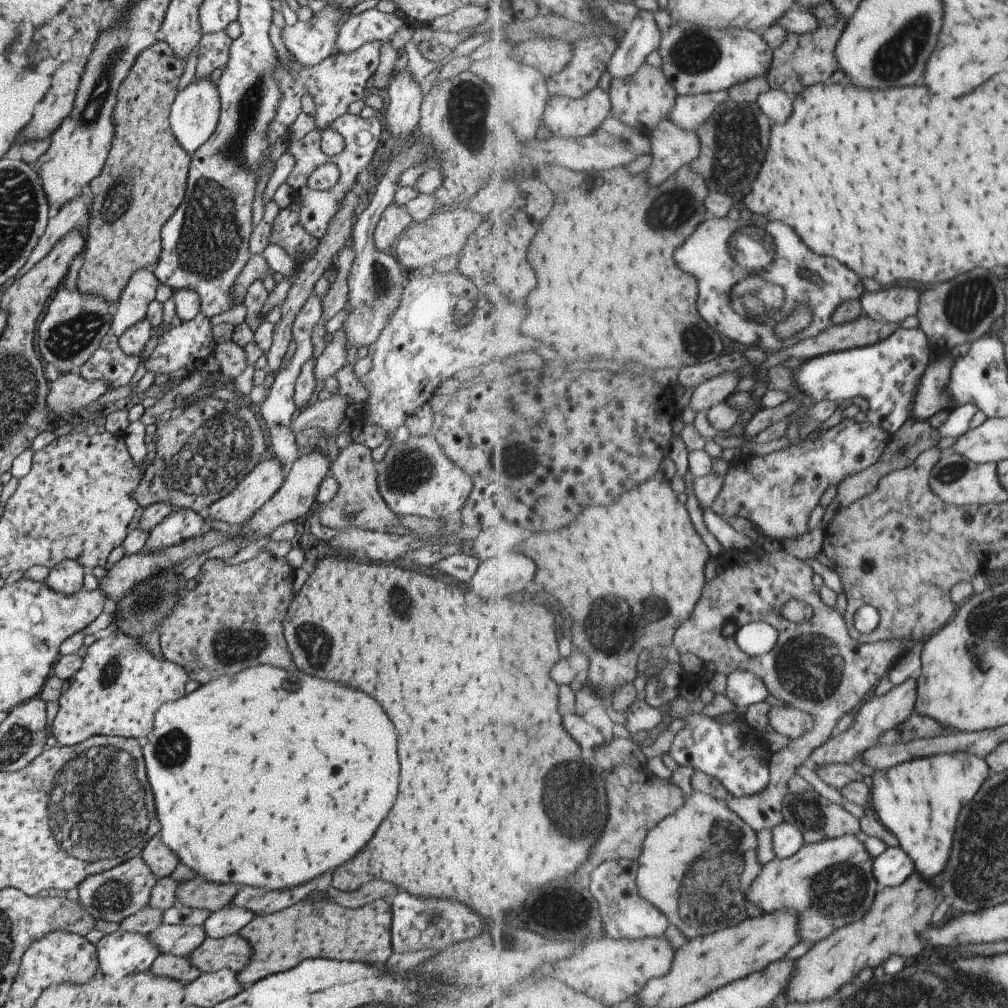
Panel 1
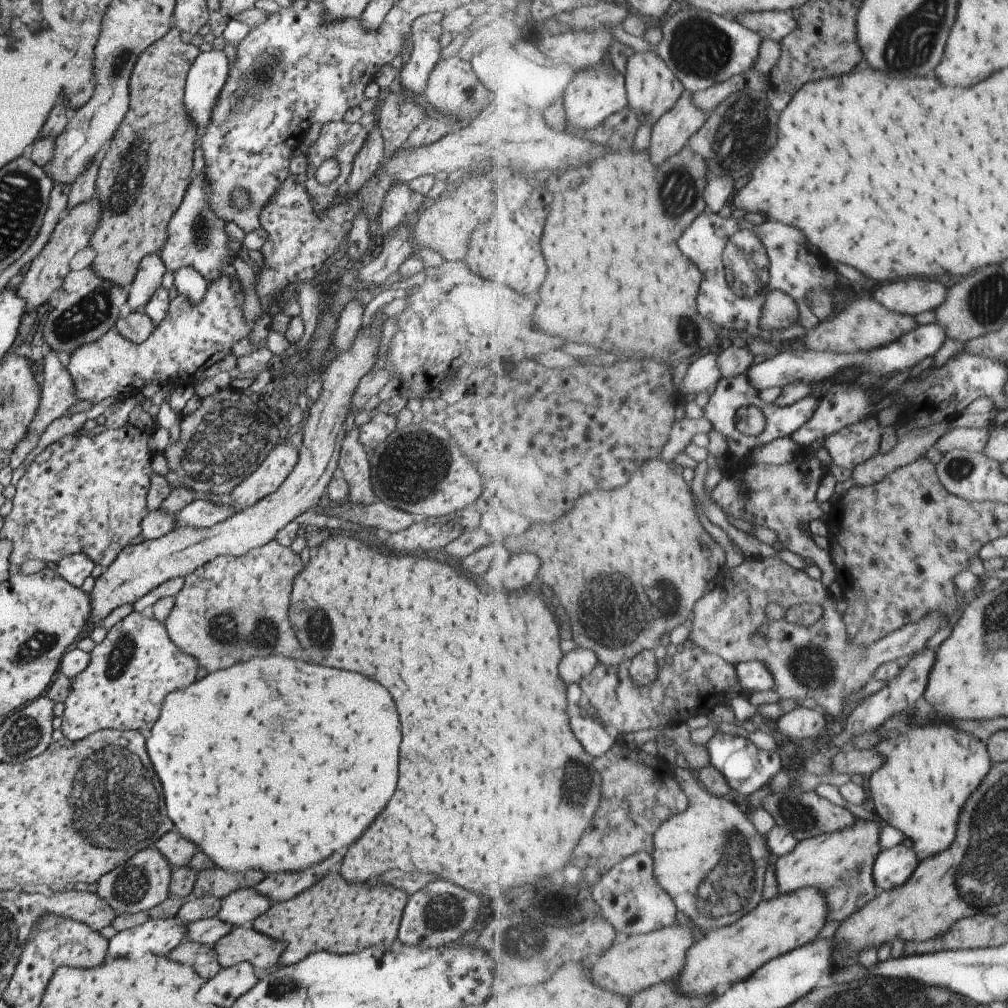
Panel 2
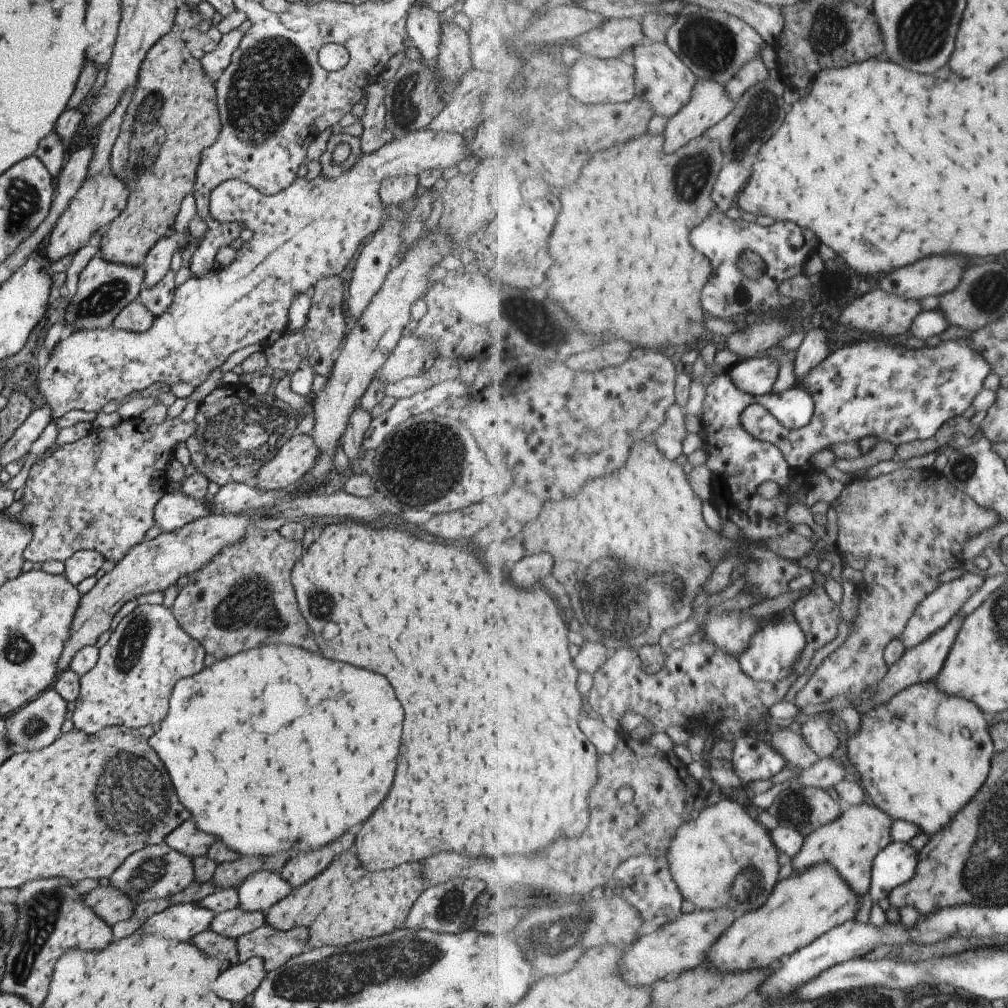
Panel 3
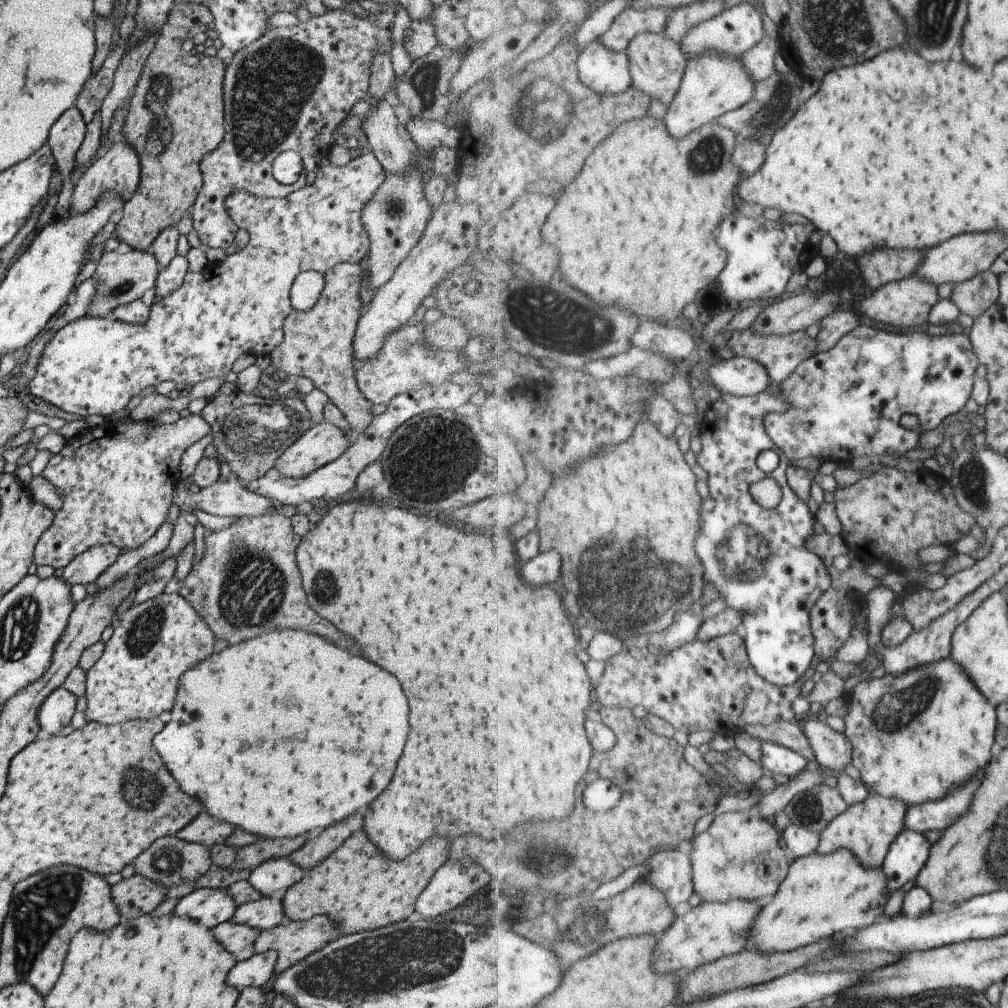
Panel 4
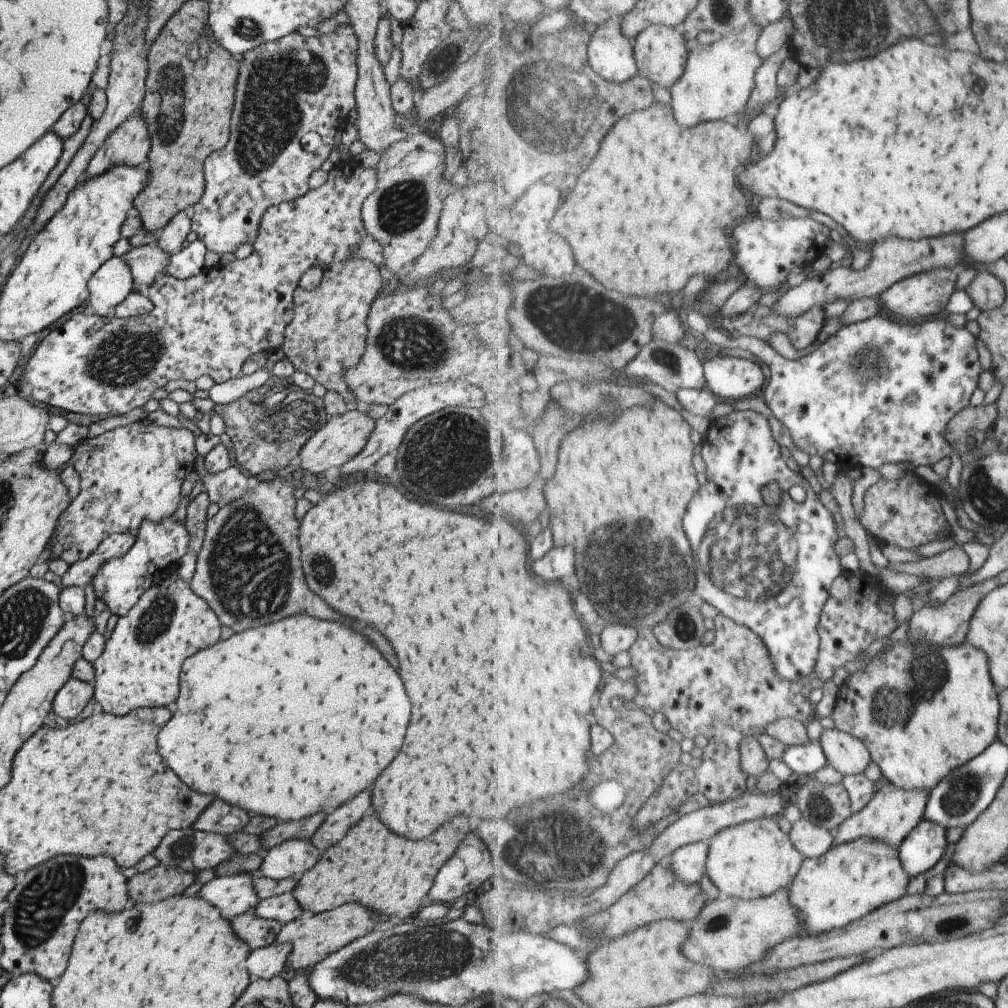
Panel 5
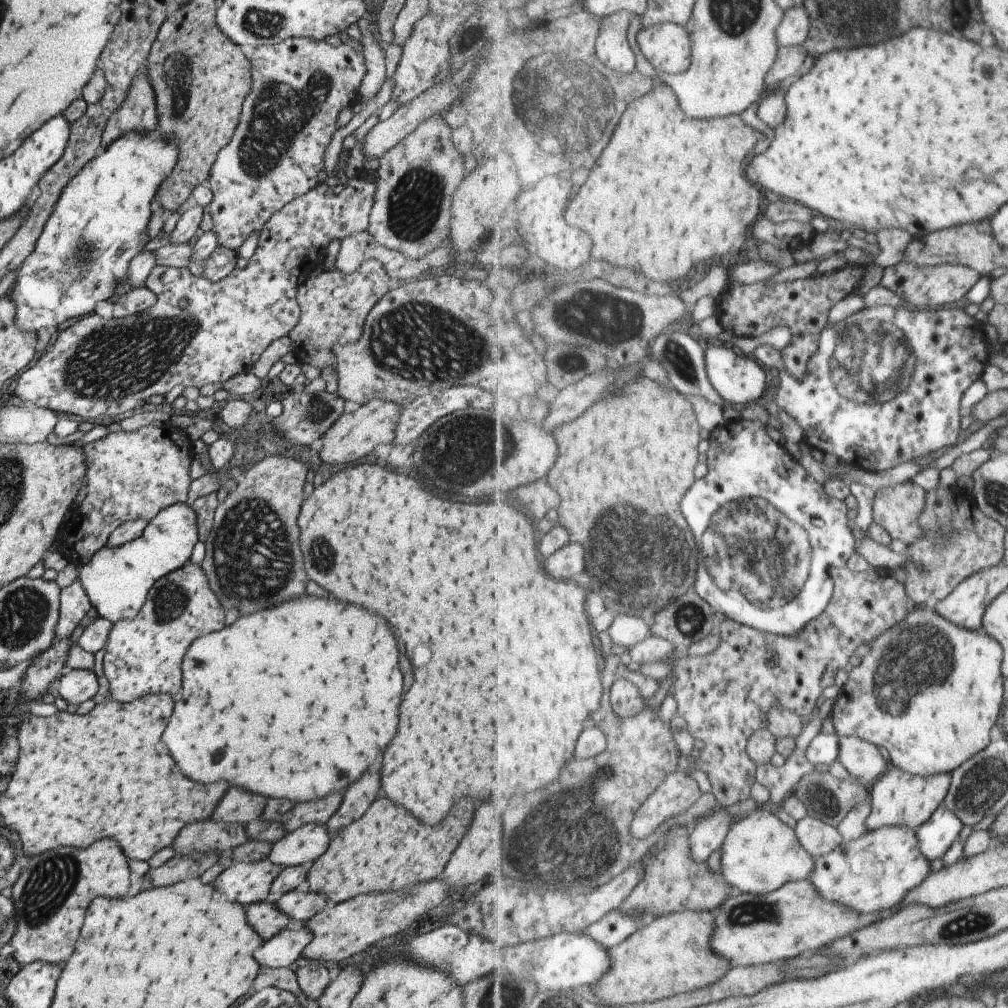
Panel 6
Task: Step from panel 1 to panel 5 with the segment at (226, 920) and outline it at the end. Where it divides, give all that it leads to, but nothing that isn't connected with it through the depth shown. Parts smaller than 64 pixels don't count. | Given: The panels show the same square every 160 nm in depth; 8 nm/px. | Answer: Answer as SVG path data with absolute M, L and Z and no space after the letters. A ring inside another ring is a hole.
M285 840L262 853L258 873L269 880L297 878L317 863L317 850L309 840Z

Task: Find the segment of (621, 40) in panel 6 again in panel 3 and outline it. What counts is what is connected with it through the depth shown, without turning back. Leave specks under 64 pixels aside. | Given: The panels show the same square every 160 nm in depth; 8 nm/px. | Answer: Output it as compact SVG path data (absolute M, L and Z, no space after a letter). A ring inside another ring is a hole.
M581 56L569 70L569 90L579 101L585 104L617 104L629 102L636 97L636 68L626 64L619 57L602 59L593 56Z

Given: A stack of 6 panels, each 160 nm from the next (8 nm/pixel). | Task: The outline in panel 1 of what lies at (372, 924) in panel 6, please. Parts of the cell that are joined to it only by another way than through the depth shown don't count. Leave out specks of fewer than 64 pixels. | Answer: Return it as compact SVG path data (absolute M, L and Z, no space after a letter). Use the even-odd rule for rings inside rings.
M237 933L221 938L205 937L201 944L187 957L202 973L227 969L238 973L249 962L252 948Z

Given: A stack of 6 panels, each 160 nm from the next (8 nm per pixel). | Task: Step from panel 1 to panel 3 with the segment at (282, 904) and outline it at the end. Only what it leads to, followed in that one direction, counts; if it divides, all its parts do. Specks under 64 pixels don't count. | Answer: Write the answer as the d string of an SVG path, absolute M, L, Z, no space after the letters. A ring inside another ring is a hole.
M345 832L337 840L325 844L325 848L317 848L313 852L297 852L297 856L287 860L283 870L278 872L292 888L299 886L319 874L335 856L345 852L351 846L351 840L353 836Z

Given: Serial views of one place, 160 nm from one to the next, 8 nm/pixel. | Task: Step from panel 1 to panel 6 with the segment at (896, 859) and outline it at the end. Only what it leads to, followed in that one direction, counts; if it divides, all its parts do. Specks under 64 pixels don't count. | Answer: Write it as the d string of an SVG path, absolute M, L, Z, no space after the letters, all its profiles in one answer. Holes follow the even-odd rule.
M945 805L937 808L932 819L917 830L921 854L929 858L929 862L943 857L959 838L963 825L964 822L957 818L957 814L945 808Z

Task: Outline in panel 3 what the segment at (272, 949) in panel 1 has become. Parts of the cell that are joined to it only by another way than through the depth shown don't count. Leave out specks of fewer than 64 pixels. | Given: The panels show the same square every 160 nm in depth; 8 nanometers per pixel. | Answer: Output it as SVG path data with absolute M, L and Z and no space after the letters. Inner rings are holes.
M343 852L331 860L331 864L319 872L311 880L293 887L281 900L272 904L265 911L265 924L285 931L289 925L308 928L308 943L305 950L323 945L343 946L353 941L378 937L396 928L404 926L413 901L427 888L425 880L421 878L421 862L401 864L393 870L381 872L367 872L359 866L357 856L353 852Z

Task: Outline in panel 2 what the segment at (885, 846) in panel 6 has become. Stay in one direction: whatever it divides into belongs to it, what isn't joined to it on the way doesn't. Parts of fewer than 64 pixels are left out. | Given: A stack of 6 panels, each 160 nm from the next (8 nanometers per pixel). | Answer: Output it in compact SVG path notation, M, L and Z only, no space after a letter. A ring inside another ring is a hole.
M813 887L800 888L795 892L779 894L773 900L761 902L753 912L748 912L741 920L721 928L698 940L690 949L687 955L687 962L679 980L675 981L678 991L691 996L708 994L724 994L734 984L747 980L754 972L757 972L765 964L788 952L804 947L807 943L818 938L824 926L829 921L830 904L821 889Z

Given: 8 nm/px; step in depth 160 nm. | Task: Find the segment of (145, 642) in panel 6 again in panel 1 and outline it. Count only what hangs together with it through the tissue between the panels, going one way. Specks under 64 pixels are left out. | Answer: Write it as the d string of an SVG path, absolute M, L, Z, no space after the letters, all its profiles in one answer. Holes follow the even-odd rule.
M110 628L105 635L101 636L99 639L87 647L85 650L85 655L82 657L81 666L79 669L77 669L77 672L75 672L75 674L73 674L70 679L62 680L60 695L58 696L57 700L58 711L49 727L49 732L51 732L53 738L55 738L57 745L70 747L79 744L79 741L82 741L91 735L135 738L139 738L139 736L145 736L152 729L155 711L161 706L161 704L177 700L185 694L184 686L189 679L186 670L181 665L175 664L173 661L166 661L165 659L160 659L152 656L144 644L144 637L138 639L133 635L124 635L119 629Z

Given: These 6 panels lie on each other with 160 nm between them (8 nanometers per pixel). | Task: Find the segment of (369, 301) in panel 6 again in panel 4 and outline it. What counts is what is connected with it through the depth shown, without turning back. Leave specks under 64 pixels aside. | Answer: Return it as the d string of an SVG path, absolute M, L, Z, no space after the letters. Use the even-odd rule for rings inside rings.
M347 262L337 264L336 267L329 268L329 271L325 272L323 276L323 288L321 288L321 293L313 307L305 310L305 312L292 310L289 316L283 320L283 338L281 343L277 344L277 347L273 348L273 351L268 355L269 362L277 372L311 380L314 388L321 390L327 396L328 401L339 409L339 412L349 424L351 432L361 434L374 417L370 412L370 403L357 389L354 380L356 364L353 360L353 350L351 348L356 323L360 318L359 288L361 288L364 278L363 263L349 264Z

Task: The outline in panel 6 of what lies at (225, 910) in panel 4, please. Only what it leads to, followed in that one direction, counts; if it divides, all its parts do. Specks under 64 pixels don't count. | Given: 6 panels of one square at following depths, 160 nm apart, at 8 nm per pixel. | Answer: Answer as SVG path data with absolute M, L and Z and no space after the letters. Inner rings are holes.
M268 858L257 862L236 863L234 866L222 870L212 882L212 886L223 893L230 901L237 901L243 906L259 901L265 901L271 883L275 877L283 870L282 866L273 864Z

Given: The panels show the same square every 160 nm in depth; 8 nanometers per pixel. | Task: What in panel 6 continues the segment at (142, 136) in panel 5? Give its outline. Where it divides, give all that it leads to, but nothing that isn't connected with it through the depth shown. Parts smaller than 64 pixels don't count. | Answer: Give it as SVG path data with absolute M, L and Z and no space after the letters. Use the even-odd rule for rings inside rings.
M139 73L132 78L120 107L113 111L100 136L101 149L129 131L148 133L157 130L158 120L155 95L147 74Z

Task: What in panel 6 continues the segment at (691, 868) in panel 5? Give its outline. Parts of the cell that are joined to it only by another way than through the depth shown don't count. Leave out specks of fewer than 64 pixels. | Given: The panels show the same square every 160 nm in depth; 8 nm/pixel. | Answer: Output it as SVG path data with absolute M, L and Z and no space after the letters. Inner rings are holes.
M720 805L713 814L696 820L692 825L689 844L691 844L691 856L695 862L707 862L707 858L722 848L722 845L736 822L733 816L725 810L725 806Z

